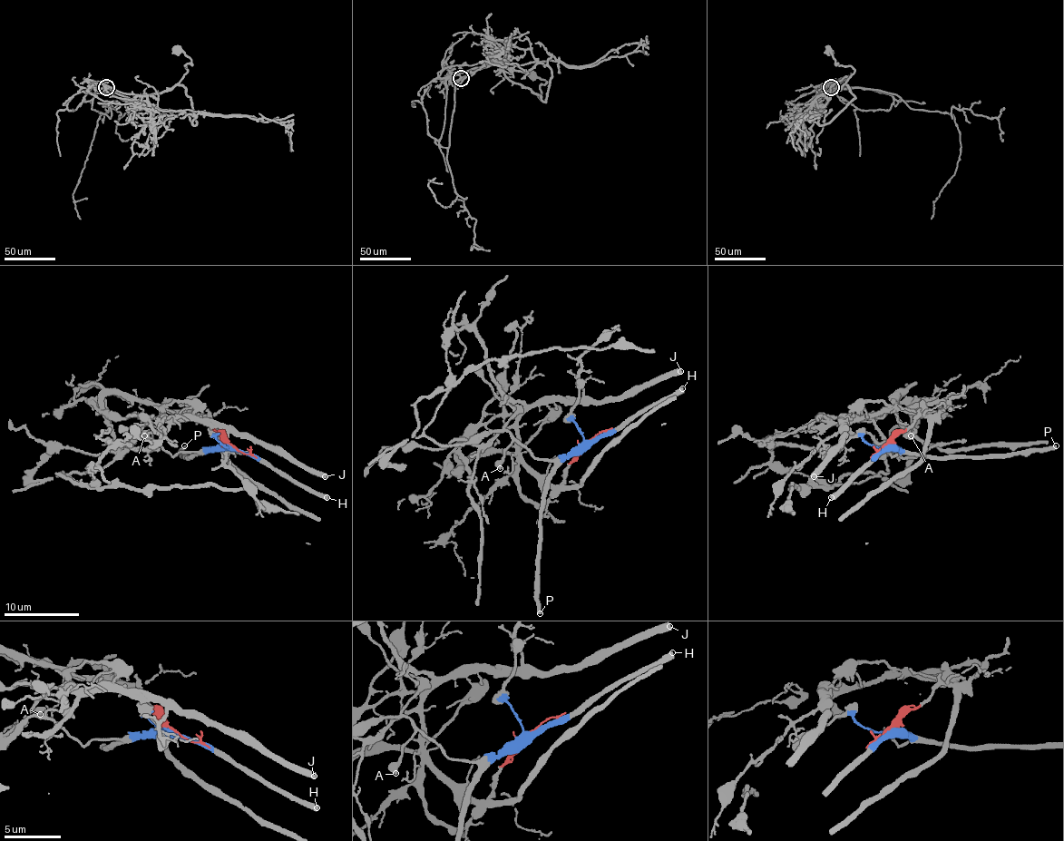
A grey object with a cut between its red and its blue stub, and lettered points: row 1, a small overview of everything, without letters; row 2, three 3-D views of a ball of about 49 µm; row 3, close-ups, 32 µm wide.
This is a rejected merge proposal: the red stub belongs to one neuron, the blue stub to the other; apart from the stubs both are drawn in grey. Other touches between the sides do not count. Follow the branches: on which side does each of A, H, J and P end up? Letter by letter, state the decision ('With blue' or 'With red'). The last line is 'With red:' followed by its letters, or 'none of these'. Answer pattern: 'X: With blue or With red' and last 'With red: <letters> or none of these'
A: With blue
H: With blue
J: With red
P: With blue
With red: J

